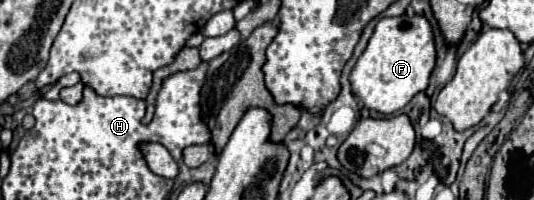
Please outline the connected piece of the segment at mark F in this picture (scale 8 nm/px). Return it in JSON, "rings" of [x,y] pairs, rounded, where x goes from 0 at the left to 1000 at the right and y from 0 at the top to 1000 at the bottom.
{"rings":[[[794,80],[712,90],[700,170],[655,360],[659,460],[689,550],[738,570],[753,550],[783,460],[798,450],[816,320],[816,240],[809,130]]]}

